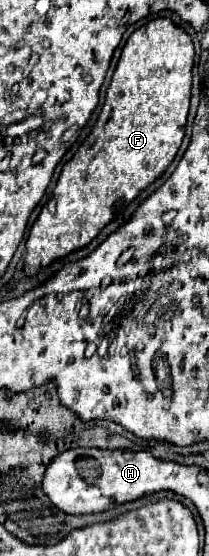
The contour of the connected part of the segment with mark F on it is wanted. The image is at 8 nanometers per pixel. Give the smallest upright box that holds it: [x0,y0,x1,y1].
[23,18,193,274]

